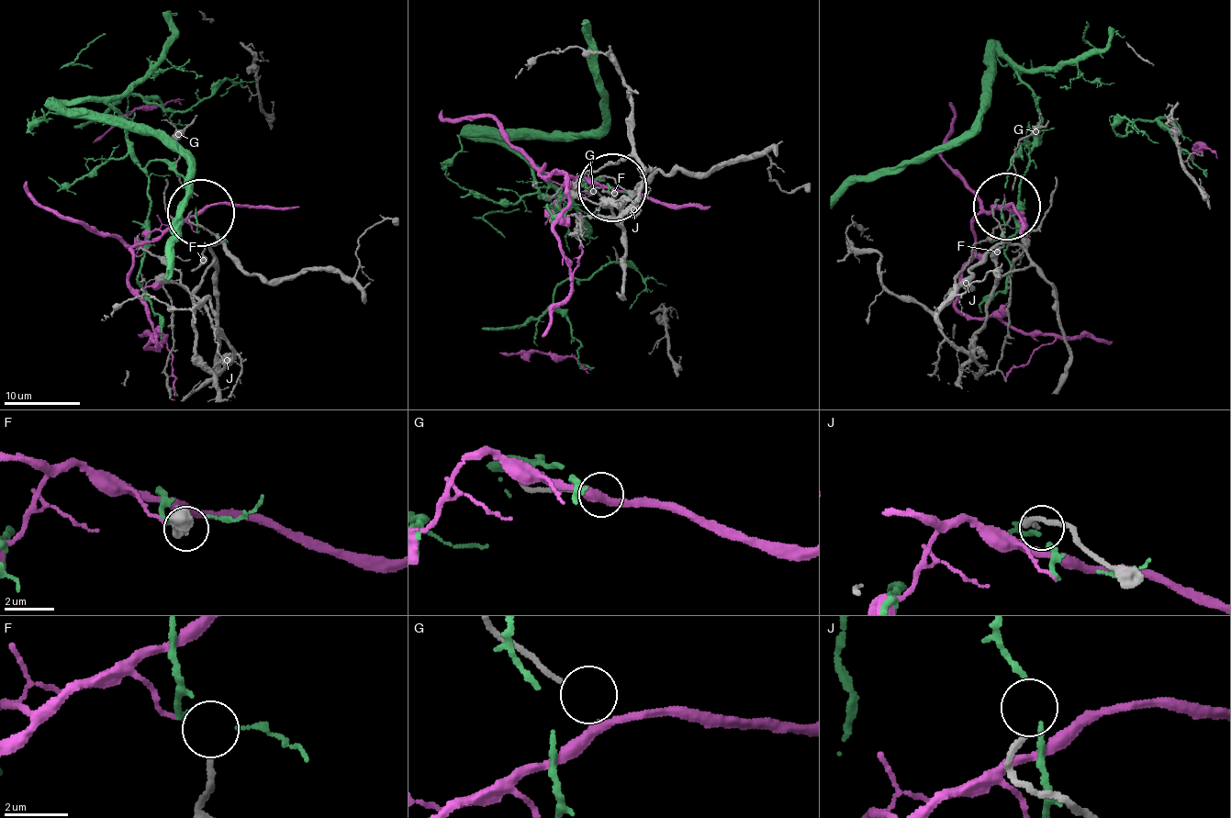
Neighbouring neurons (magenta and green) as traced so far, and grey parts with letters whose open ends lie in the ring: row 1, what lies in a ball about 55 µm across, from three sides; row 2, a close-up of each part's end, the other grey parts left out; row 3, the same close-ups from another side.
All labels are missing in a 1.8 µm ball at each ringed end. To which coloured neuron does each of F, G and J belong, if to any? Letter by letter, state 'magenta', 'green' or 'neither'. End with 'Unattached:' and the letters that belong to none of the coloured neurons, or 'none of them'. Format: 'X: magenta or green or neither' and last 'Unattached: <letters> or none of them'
F: green
G: magenta
J: neither
Unattached: J

